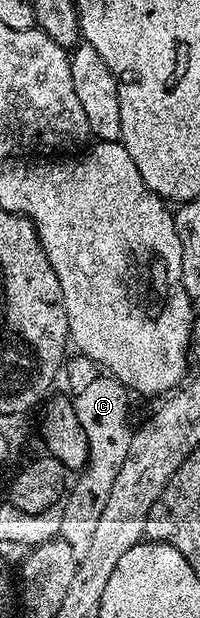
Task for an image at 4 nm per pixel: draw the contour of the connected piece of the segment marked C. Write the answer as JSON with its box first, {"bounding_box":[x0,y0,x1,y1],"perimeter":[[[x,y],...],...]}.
{"bounding_box":[59,374,133,558],"perimeter":[[[107,374],[97,376],[92,380],[85,389],[73,395],[72,405],[78,417],[78,422],[82,425],[82,430],[86,433],[88,444],[88,463],[79,473],[80,478],[77,480],[73,490],[65,497],[64,515],[62,517],[62,526],[59,535],[61,539],[71,547],[71,550],[77,558],[86,554],[90,547],[91,538],[98,526],[99,519],[102,518],[103,507],[110,496],[110,489],[114,484],[114,478],[117,477],[118,470],[121,469],[122,463],[126,460],[126,454],[129,453],[130,442],[132,441],[133,429],[128,424],[128,396],[129,389],[119,380],[112,378]]]}

